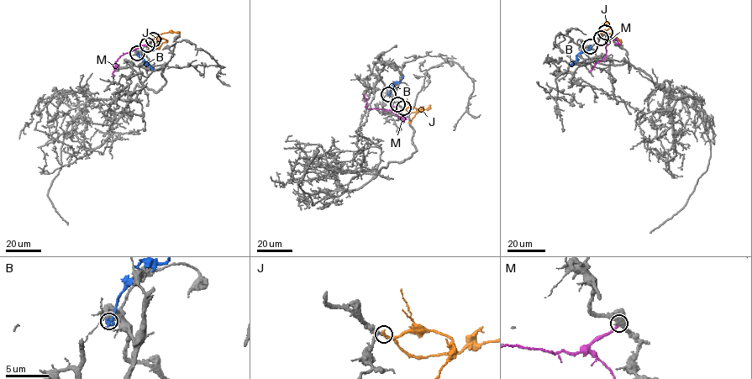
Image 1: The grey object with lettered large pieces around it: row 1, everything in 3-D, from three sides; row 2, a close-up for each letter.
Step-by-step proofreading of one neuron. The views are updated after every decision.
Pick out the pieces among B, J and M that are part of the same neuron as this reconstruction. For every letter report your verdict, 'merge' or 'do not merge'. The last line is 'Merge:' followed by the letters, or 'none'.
B: do not merge
J: merge
M: do not merge
Merge: J

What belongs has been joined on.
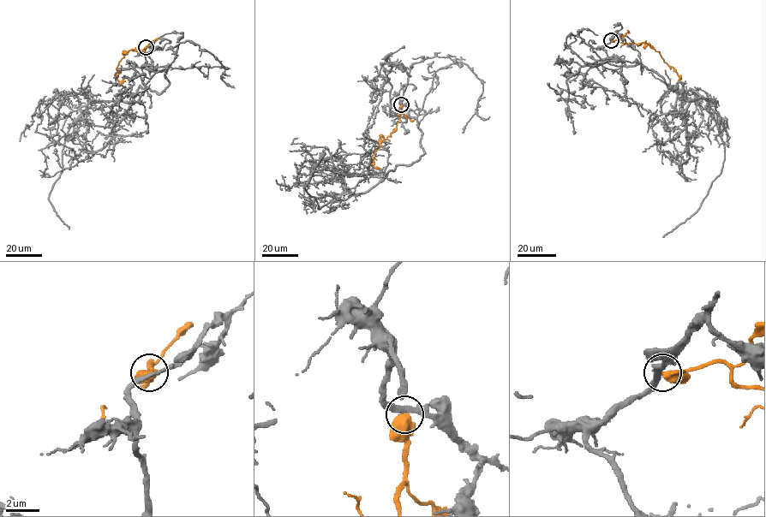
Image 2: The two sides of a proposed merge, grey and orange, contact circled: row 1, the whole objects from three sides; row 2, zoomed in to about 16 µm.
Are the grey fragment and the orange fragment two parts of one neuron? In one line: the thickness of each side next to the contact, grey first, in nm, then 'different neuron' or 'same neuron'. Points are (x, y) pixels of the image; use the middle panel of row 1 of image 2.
260/600 nm | different neuron

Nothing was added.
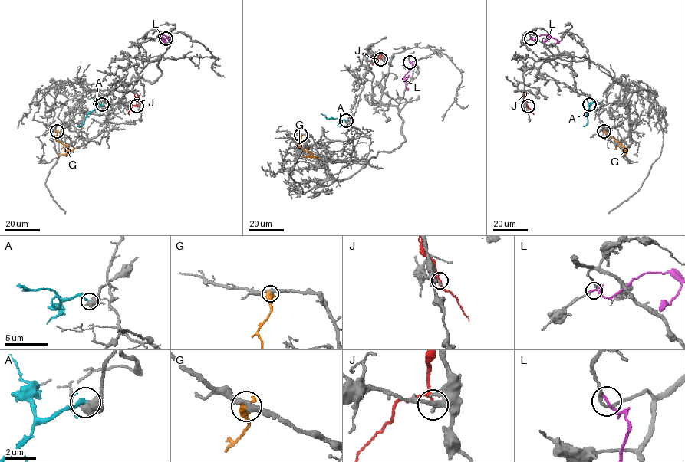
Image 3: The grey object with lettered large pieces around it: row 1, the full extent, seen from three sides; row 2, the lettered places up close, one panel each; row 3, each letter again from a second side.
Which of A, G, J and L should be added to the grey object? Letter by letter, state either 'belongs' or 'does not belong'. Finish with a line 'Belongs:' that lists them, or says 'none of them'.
A: does not belong
G: does not belong
J: does not belong
L: does not belong
Belongs: none of them

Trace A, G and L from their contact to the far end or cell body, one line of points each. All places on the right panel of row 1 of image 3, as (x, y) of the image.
A: (590, 104), (587, 113), (587, 123), (583, 126)
G: (604, 131), (621, 145), (625, 150), (624, 155)
L: (531, 38), (534, 40), (541, 34), (548, 34), (558, 44)

